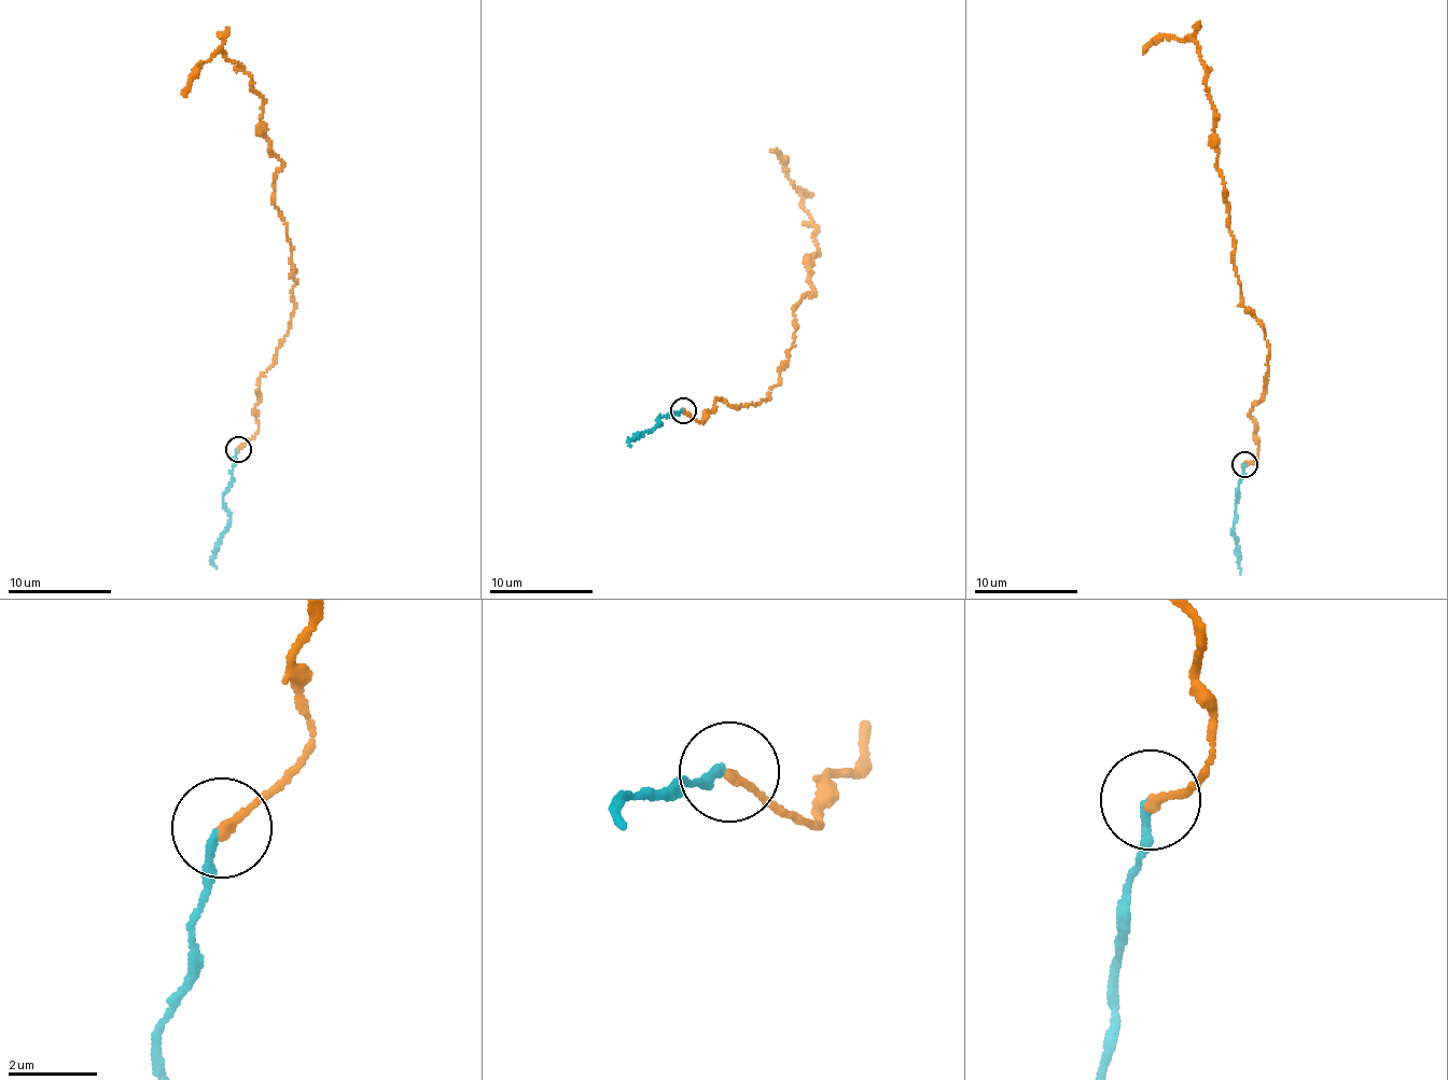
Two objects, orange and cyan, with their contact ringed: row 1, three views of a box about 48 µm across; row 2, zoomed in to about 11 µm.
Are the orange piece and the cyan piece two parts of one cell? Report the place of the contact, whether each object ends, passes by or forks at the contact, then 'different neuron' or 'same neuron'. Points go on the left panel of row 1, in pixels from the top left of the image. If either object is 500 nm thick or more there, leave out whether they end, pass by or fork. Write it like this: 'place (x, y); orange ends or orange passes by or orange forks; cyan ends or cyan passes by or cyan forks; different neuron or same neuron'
place (238, 449); orange ends; cyan ends; same neuron

